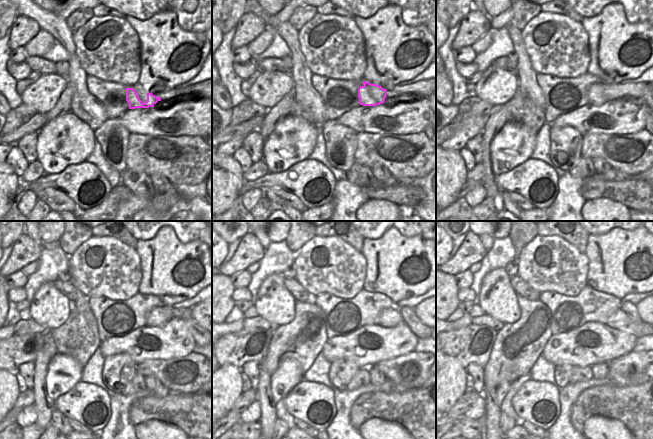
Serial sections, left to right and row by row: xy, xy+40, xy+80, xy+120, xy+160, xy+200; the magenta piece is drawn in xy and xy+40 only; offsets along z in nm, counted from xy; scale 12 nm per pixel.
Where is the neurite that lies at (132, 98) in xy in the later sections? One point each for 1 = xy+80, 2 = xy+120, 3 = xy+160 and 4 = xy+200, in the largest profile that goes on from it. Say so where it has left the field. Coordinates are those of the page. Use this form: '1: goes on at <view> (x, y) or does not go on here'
1: goes on at xy+80 (596, 93)
2: goes on at xy+120 (159, 316)
3: goes on at xy+160 (390, 317)
4: goes on at xy+200 (619, 320)

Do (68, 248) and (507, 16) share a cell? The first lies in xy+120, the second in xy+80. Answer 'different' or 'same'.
different

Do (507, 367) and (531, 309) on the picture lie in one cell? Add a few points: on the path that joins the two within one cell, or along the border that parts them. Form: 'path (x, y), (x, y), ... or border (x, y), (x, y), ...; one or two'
path (508, 353), (532, 328), (532, 323); one

